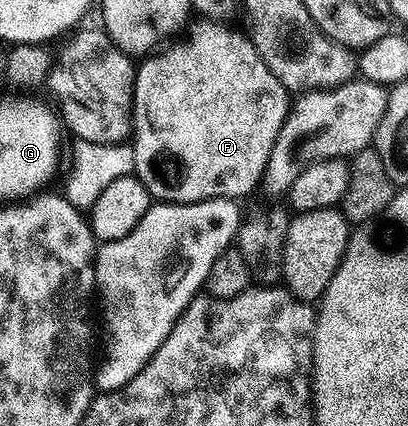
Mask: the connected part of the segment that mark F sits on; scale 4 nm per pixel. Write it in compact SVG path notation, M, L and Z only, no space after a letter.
M222 21L196 23L183 43L171 42L167 51L143 58L134 73L133 174L146 187L151 200L163 203L196 203L212 198L238 201L241 195L257 192L292 102L286 87L276 81L272 69L264 65L260 53L241 30L233 31Z

